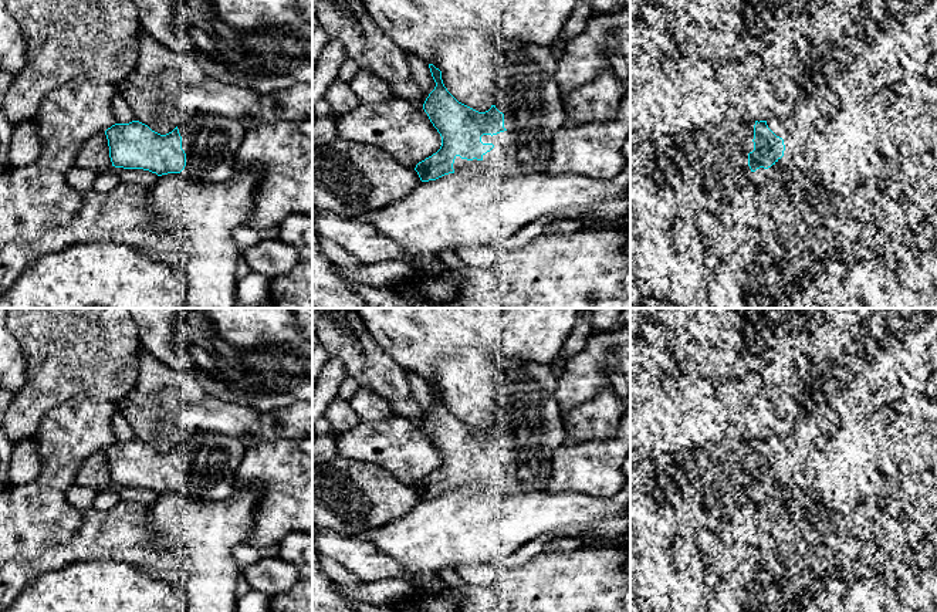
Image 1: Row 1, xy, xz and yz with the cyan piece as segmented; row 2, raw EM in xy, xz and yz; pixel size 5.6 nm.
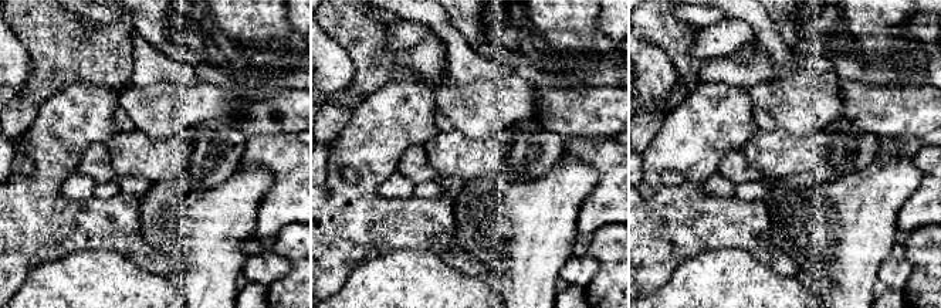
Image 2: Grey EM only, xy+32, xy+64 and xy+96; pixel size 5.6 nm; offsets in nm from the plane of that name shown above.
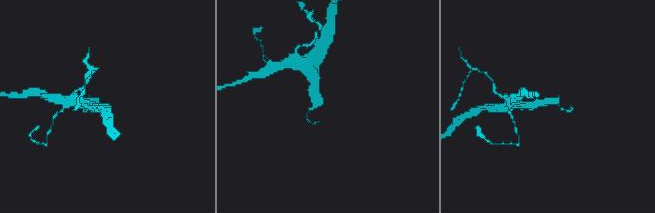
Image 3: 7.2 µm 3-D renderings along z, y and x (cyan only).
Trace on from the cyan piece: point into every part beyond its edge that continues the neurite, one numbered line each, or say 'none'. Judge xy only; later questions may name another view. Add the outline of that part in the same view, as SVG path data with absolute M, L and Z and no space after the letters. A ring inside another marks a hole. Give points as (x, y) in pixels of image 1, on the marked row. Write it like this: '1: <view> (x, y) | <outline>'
1: xy (210, 142) | M210 114L182 119L177 125L186 166L182 176L196 183L219 185L233 173L247 125Z

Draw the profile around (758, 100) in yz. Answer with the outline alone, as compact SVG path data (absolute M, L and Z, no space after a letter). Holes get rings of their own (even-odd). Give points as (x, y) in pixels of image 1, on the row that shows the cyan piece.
M760 74L748 82L744 98L745 115L751 121L767 121L774 104L772 85L767 74Z

